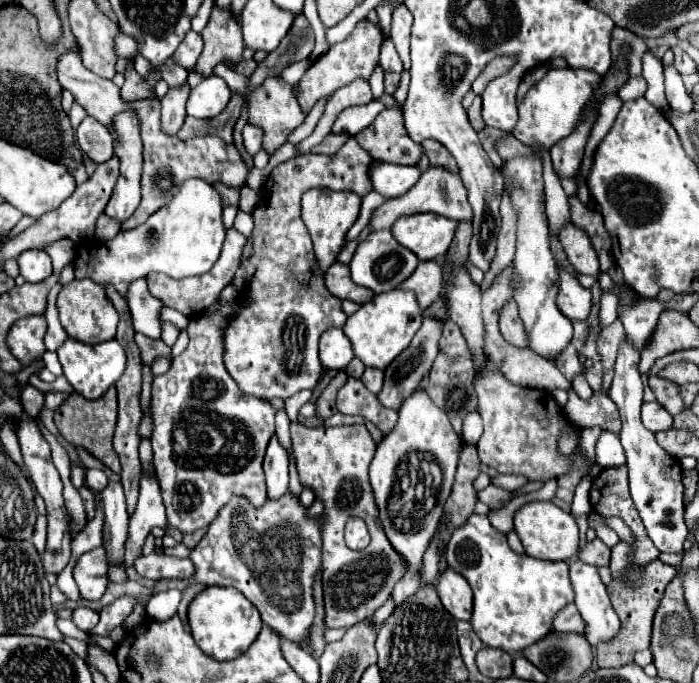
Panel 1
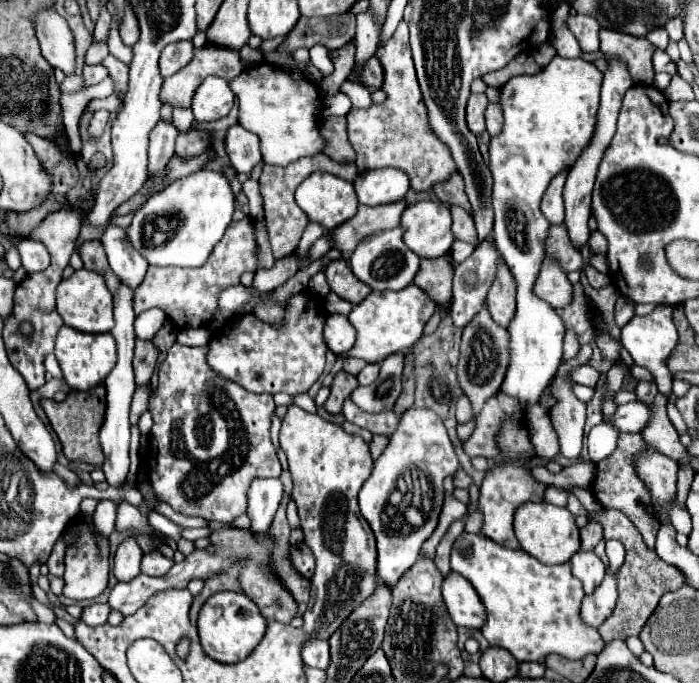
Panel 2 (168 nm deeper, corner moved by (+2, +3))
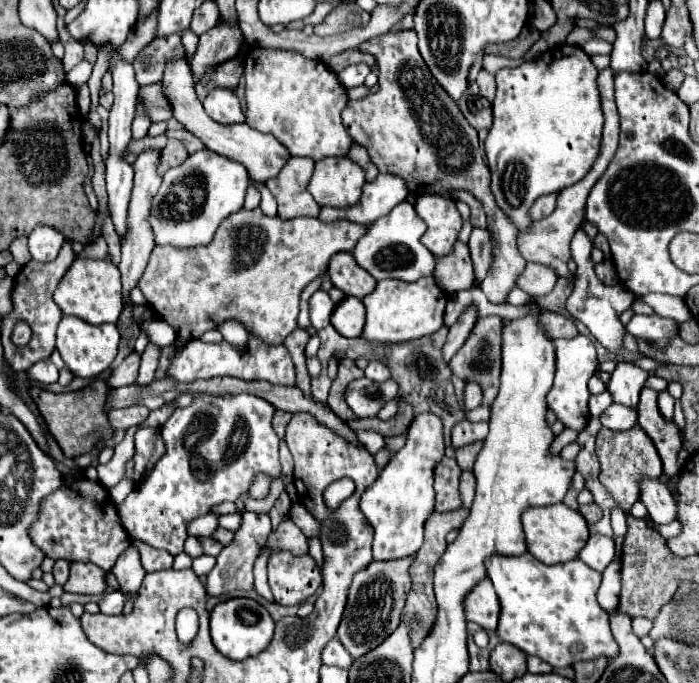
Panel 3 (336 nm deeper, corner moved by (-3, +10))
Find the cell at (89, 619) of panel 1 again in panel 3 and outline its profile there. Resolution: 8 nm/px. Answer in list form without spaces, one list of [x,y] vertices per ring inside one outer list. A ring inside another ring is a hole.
[[[114,590],[114,592],[106,592],[100,600],[100,612],[102,614],[122,614],[122,608],[124,608],[124,594],[120,590]]]

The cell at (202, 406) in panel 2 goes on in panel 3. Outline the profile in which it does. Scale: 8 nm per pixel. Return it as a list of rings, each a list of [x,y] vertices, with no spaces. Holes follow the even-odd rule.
[[[252,394],[238,396],[196,396],[188,408],[176,408],[170,420],[160,428],[160,436],[164,440],[166,452],[154,464],[154,468],[134,486],[134,490],[126,496],[122,506],[118,506],[120,520],[128,532],[128,536],[138,538],[154,548],[168,550],[172,556],[184,550],[184,540],[188,538],[188,522],[210,514],[216,504],[226,500],[236,502],[242,494],[248,492],[256,474],[278,476],[280,460],[278,460],[278,436],[272,430],[274,406],[264,398]]]

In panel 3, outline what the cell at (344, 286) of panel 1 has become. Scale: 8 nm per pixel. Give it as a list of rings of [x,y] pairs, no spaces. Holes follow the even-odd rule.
[[[338,252],[330,258],[328,276],[338,290],[354,298],[364,298],[376,286],[376,280],[366,270],[362,270],[348,252]]]

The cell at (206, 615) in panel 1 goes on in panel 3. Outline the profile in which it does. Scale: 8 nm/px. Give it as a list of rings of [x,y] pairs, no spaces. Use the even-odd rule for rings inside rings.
[[[232,598],[216,604],[216,608],[210,612],[210,632],[212,642],[220,654],[230,660],[246,660],[250,656],[258,656],[270,644],[274,634],[274,620],[270,618],[268,610],[256,600]]]

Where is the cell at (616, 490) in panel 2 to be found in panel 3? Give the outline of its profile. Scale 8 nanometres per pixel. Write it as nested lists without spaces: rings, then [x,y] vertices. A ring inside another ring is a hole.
[[[636,424],[624,432],[602,428],[596,436],[596,454],[600,460],[600,482],[610,490],[624,512],[638,502],[638,478],[658,478],[662,474],[662,460],[650,436]]]

